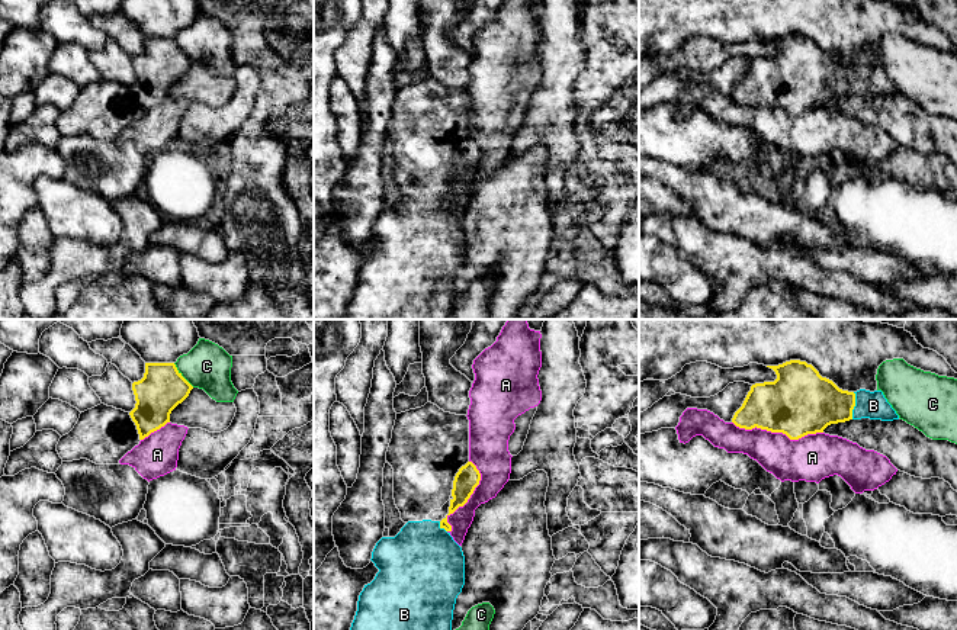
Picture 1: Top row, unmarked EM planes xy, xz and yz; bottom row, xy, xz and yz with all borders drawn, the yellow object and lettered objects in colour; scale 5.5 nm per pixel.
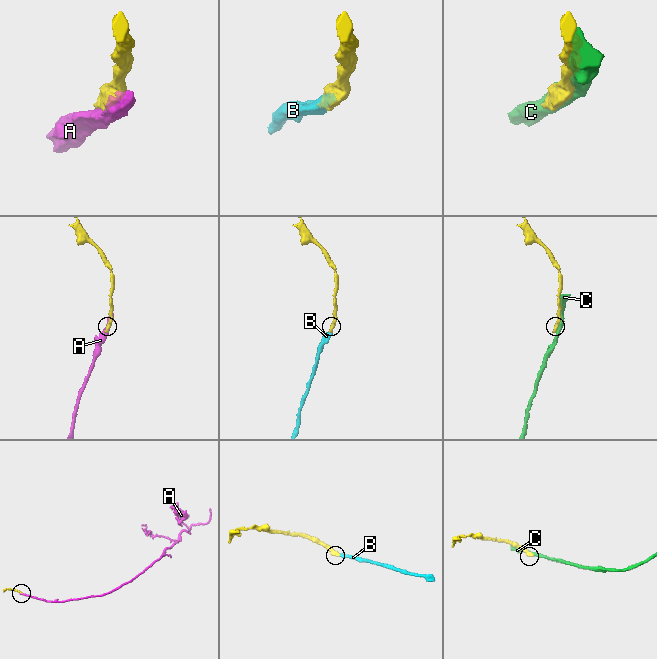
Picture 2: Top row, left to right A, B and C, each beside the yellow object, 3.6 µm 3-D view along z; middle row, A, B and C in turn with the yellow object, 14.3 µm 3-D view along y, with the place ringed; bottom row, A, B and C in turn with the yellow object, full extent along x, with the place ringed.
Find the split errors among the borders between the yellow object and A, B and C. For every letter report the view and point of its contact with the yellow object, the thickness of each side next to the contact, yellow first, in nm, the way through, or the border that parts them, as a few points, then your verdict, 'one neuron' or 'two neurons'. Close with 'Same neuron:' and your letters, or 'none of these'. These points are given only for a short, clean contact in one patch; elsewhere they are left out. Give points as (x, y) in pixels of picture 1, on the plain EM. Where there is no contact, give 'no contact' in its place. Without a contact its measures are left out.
A: yz (777, 106) | 360/260 nm | two neurons
B: yz (854, 80) | 320/150 nm | across yz (809, 77), (854, 80), (873, 80) | one neuron
C: xy (180, 50) | 240/260 nm | two neurons
Same neuron: B

